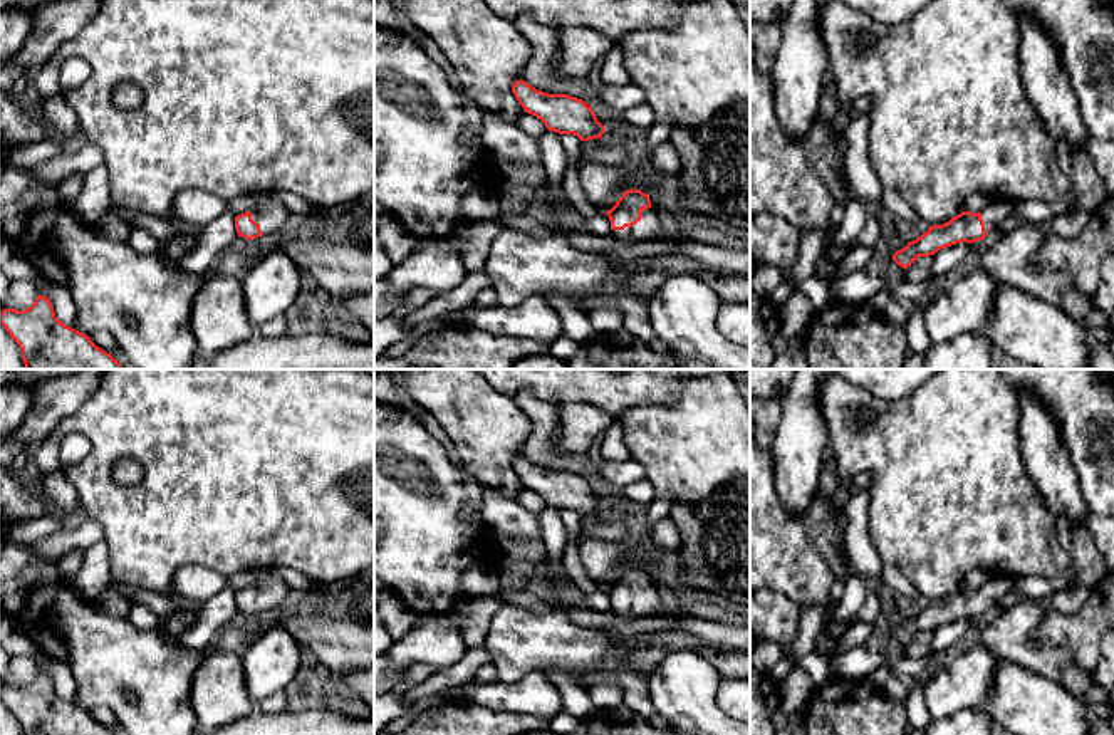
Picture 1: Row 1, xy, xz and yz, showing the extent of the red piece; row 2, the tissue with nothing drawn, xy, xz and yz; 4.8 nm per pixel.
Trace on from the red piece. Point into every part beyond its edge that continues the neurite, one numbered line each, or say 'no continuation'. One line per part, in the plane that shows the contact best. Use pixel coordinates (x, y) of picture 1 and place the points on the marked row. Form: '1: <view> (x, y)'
1: xz (648, 227)

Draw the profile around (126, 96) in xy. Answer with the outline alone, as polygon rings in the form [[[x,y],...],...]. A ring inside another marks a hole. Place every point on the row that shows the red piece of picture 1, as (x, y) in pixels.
[[[121,82],[114,87],[112,101],[119,109],[133,111],[141,107],[144,96],[138,86],[131,82]]]

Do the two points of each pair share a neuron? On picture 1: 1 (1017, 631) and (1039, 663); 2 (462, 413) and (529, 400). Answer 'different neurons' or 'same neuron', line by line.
1: same neuron
2: different neurons

